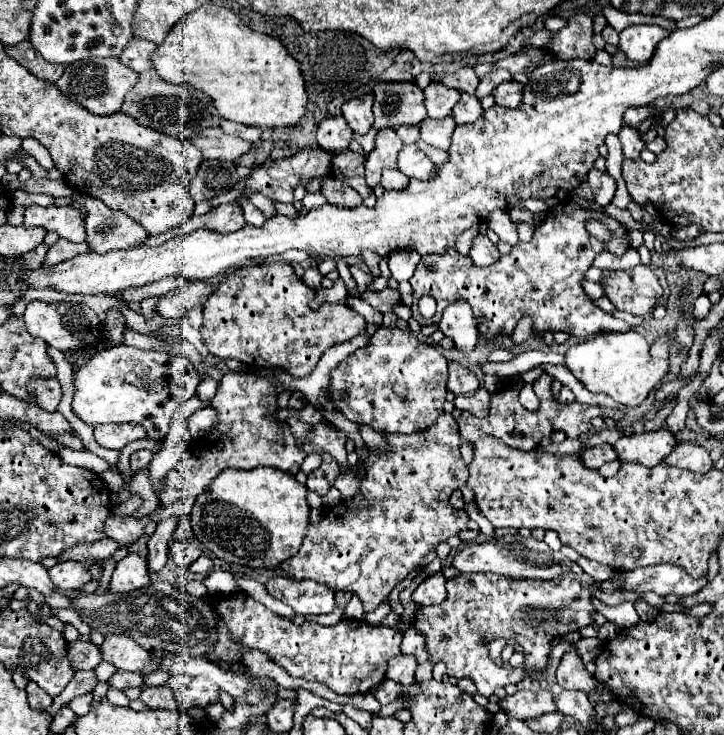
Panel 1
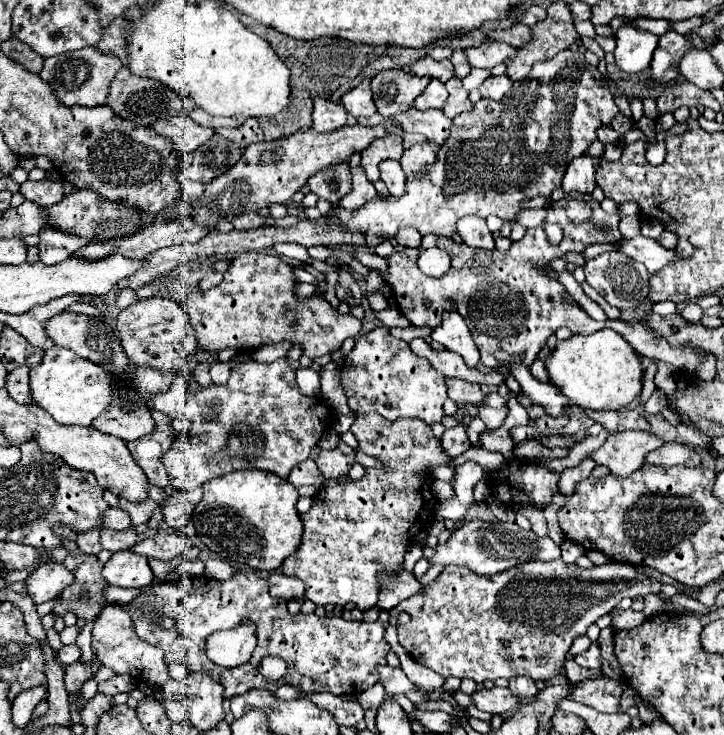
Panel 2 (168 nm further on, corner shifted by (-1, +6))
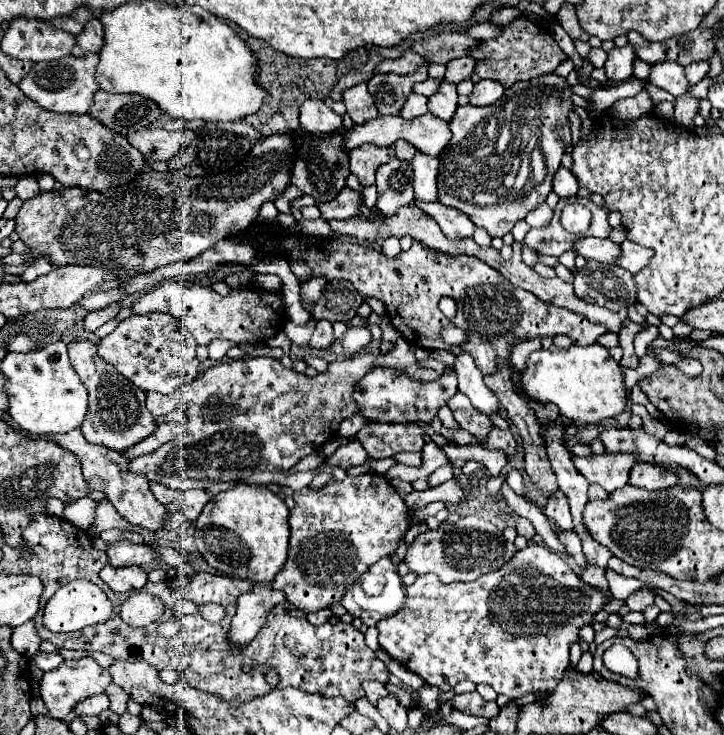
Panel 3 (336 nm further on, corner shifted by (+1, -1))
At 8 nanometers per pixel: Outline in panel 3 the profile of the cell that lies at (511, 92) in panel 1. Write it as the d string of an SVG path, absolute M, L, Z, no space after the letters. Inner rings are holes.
M481 79L481 81L475 85L473 93L469 95L469 103L471 103L471 105L479 105L479 107L483 107L483 105L493 105L497 99L503 97L503 93L505 93L505 89L503 89L499 83L495 83L495 81L491 81L491 79Z

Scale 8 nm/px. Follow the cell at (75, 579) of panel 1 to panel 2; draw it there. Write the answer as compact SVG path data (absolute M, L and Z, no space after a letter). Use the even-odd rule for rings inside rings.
M47 562L47 564L39 566L25 580L25 584L27 584L27 590L33 598L33 602L43 604L43 602L59 596L73 580L75 580L75 576L71 576L71 572L67 572L67 568L63 568L63 564Z

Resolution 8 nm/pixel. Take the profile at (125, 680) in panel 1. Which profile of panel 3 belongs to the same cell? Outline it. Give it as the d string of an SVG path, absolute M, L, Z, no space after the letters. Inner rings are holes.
M101 693L101 695L93 695L89 699L83 699L81 703L77 703L77 707L73 711L77 715L99 715L107 707L109 707L109 697L105 693Z

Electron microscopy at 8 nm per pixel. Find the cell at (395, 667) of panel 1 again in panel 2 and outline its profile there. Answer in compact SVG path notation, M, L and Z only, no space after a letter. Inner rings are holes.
M379 666L379 682L385 686L387 690L387 696L393 696L393 694L399 694L399 692L409 692L413 688L413 682L407 678L407 674L403 672L403 668L391 668L391 666Z

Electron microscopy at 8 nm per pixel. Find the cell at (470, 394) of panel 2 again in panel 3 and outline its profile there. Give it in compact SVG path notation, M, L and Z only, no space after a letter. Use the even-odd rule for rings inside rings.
M457 393L447 405L461 429L469 431L479 443L483 443L487 439L487 435L493 427L491 419L487 415L481 415L479 411L475 411L475 407L469 403L469 399L463 393Z

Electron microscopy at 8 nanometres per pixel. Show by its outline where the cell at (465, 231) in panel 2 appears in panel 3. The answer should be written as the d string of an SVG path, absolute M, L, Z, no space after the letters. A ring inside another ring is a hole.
M413 201L411 205L419 207L421 211L429 213L441 227L441 231L445 233L445 237L449 239L463 239L463 237L471 237L475 231L475 223L461 211L457 209L449 209L443 203L425 203L425 201Z

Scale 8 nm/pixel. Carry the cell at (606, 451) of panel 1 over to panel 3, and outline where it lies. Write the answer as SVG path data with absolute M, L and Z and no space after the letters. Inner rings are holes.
M557 491L555 495L549 497L543 515L547 519L553 519L561 531L573 531L573 523L571 523L571 513L569 513L569 503L567 497L563 495L563 491Z

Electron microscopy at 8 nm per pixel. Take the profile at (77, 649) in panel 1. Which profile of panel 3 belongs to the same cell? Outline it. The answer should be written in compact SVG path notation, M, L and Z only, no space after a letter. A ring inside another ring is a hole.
M39 651L35 657L33 657L33 663L41 669L41 671L51 671L55 667L59 667L63 661L63 657L59 653L43 653Z

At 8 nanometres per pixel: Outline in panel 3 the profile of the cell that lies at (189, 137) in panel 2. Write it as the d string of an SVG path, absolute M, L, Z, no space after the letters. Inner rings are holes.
M145 127L127 135L129 143L137 147L145 159L151 161L169 161L179 151L179 147L189 145L193 137L195 133L191 129L165 131L157 127Z

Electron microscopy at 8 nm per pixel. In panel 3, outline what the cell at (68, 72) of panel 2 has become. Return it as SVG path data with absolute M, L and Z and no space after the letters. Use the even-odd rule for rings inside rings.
M97 53L83 55L83 57L67 55L57 61L41 61L31 67L31 71L29 71L29 75L25 75L25 79L21 79L19 89L47 111L81 115L81 113L89 111L89 107L93 105L93 95L99 89L97 81L95 81L97 63L99 63Z

